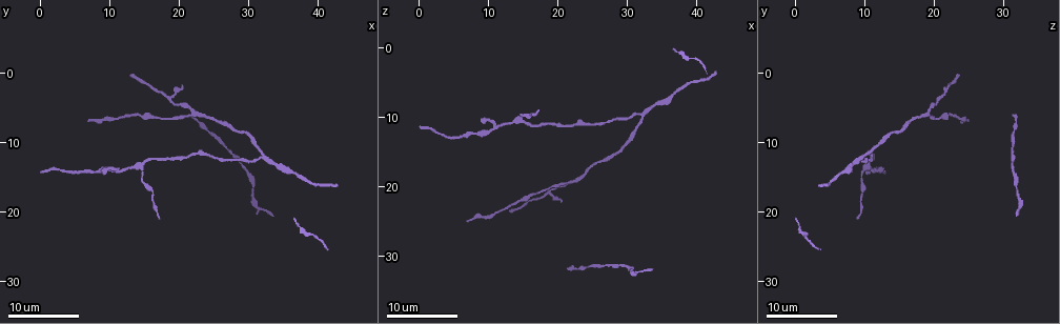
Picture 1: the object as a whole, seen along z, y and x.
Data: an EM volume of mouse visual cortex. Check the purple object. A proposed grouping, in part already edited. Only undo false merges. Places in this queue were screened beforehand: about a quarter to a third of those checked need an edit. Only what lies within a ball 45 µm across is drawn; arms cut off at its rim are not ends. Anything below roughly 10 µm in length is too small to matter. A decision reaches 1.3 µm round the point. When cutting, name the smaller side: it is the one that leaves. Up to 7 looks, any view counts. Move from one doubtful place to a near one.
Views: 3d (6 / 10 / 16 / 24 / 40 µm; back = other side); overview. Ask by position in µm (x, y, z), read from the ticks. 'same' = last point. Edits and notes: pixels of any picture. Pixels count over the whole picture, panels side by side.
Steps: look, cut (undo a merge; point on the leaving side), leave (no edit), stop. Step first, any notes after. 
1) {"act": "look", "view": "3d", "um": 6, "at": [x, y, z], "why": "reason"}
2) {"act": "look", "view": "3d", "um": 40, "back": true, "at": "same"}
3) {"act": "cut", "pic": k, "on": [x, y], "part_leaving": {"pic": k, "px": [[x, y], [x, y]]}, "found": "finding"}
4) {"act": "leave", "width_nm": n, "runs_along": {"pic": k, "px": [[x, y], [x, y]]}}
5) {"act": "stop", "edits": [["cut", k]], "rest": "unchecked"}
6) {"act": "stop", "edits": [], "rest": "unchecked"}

{"act": "look", "view": "3d", "um": 24, "at": [32.0, 12.0, 9.5], "why": "branch point"}

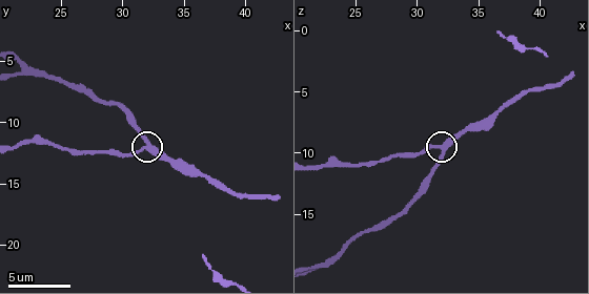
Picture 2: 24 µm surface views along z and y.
{"act": "look", "view": "3d", "um": 6, "at": [32.2, 12.0, 9.4]}

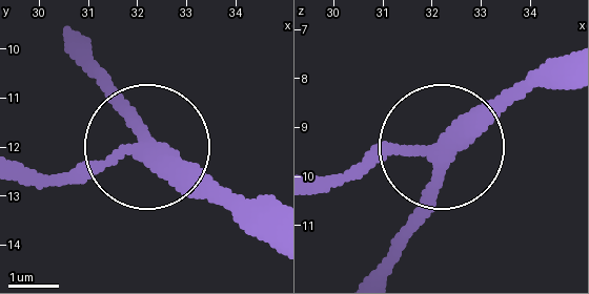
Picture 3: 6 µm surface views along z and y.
{"act": "leave", "arms": 3, "runs_along": {"pic": 3, "px": [[80, 47], [147, 144], [240, 219]]}, "found": "all the same cell"}

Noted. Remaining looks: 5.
{"act": "look", "view": "3d", "um": 10, "at": [22.2, 5.8, 19.2], "why": "three arms meet"}

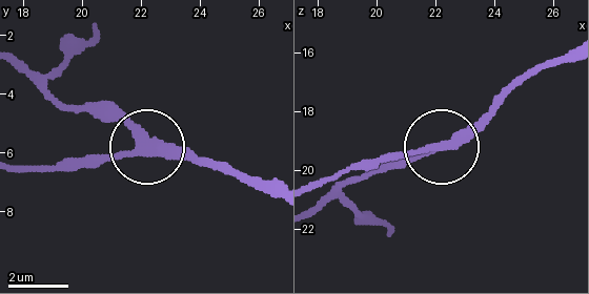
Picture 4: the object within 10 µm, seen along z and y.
{"act": "leave", "side_arm_um": 18, "runs_along": {"pic": 4, "px": [[568, 51], [530, 71], [492, 109], [440, 144], [374, 159]]}, "found": "all the same cell"}

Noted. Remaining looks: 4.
{"act": "look", "view": "3d", "um": 16, "at": [18.5, 3.5, 20.5], "why": "two arms in line, one across"}

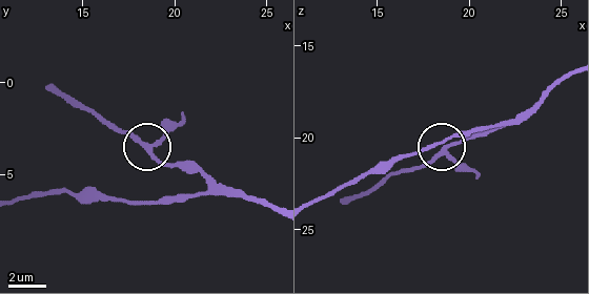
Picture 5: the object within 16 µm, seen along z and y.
{"act": "look", "view": "3d", "um": 6, "at": [18.7, 3.5, 20.8]}

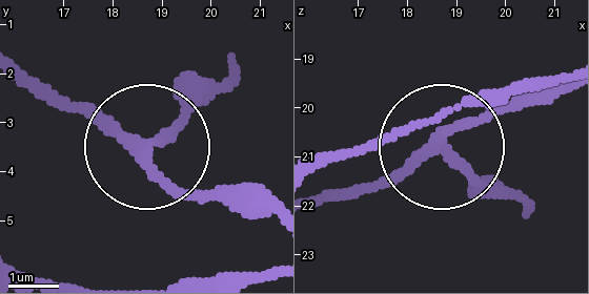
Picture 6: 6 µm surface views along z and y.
{"act": "leave", "width_nm": 210, "runs_along": {"pic": 6, "px": [[265, 217], [190, 196], [157, 163], [224, 80]]}, "found": "all the same cell"}

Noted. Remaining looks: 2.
{"act": "stop", "edits": [], "rest": "unchecked"}

